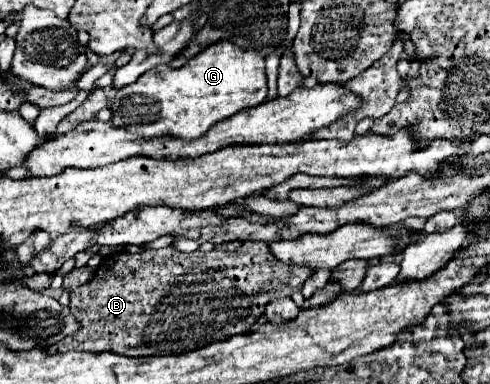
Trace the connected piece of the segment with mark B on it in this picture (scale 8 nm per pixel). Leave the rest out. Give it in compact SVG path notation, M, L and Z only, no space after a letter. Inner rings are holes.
M245 241L237 251L219 251L219 249L211 249L207 253L201 251L193 251L193 253L183 253L179 249L175 249L173 245L163 247L163 249L147 249L143 253L127 253L127 251L117 251L109 257L103 257L101 265L97 267L93 279L77 289L71 291L71 301L69 301L69 309L71 315L79 321L79 331L73 333L71 337L67 337L69 341L69 349L77 349L77 351L113 351L117 355L131 355L131 357L139 357L139 355L179 355L179 353L187 353L193 351L197 347L209 345L213 341L219 339L227 339L235 333L249 333L251 325L263 315L263 307L265 303L277 299L277 297L289 297L295 291L299 291L305 283L305 279L311 275L313 271L309 267L291 267L285 263L279 263L279 259L275 259L275 255L271 255L269 245L263 241Z

